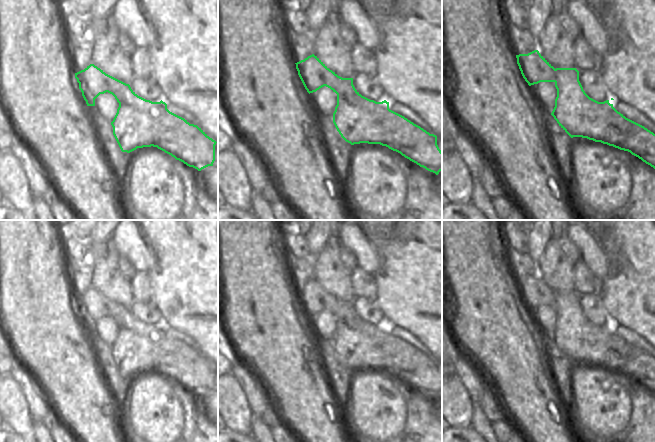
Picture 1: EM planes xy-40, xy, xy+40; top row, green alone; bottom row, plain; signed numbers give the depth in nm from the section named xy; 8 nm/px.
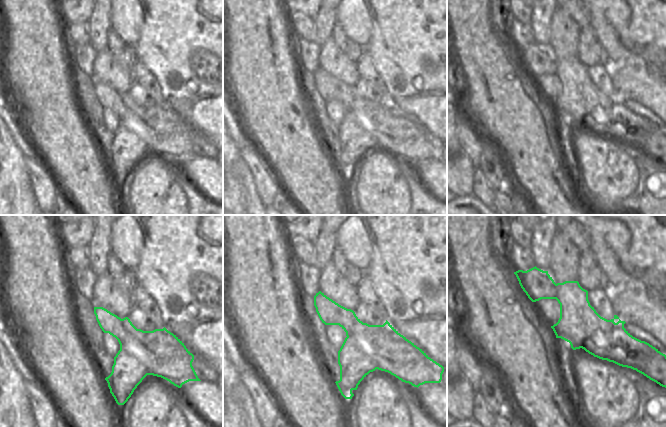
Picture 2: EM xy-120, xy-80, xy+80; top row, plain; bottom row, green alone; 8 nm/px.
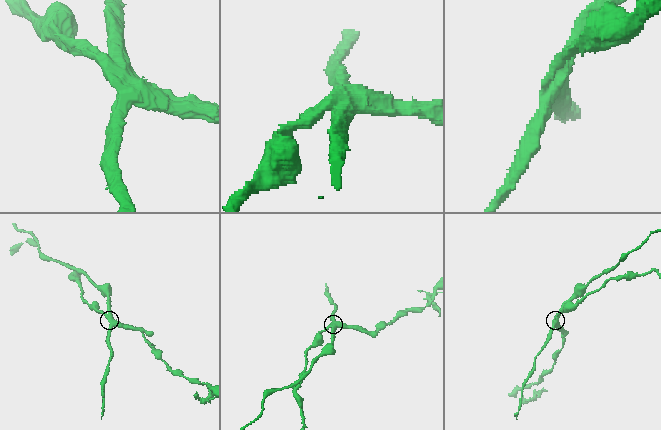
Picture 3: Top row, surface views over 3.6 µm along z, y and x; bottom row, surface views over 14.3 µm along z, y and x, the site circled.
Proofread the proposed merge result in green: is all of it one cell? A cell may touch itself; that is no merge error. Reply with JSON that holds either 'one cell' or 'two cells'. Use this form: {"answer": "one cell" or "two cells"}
{"answer": "two cells"}

